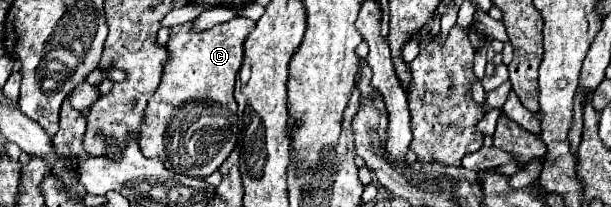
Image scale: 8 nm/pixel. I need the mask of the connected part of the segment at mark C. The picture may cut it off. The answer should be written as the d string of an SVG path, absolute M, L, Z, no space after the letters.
M247 17L235 19L201 33L191 31L191 23L175 25L167 41L171 59L165 65L155 95L149 99L139 147L145 157L159 157L175 173L207 177L221 167L237 145L237 101L233 87L243 63L243 45L255 21Z

